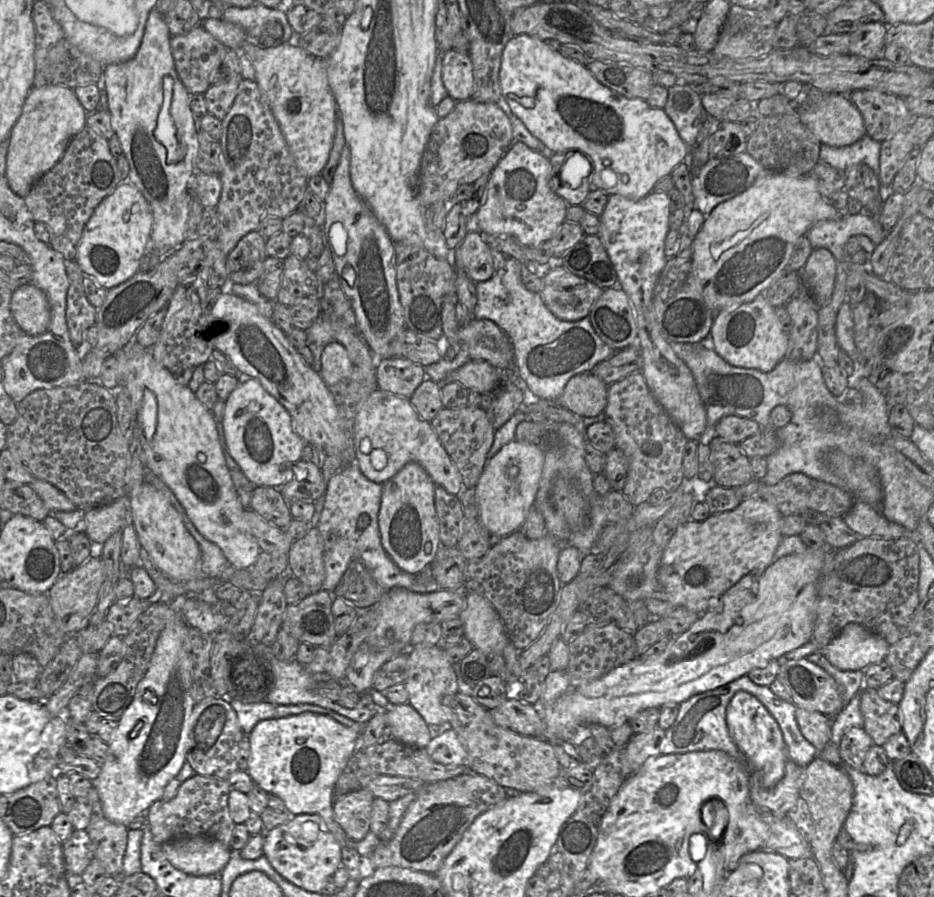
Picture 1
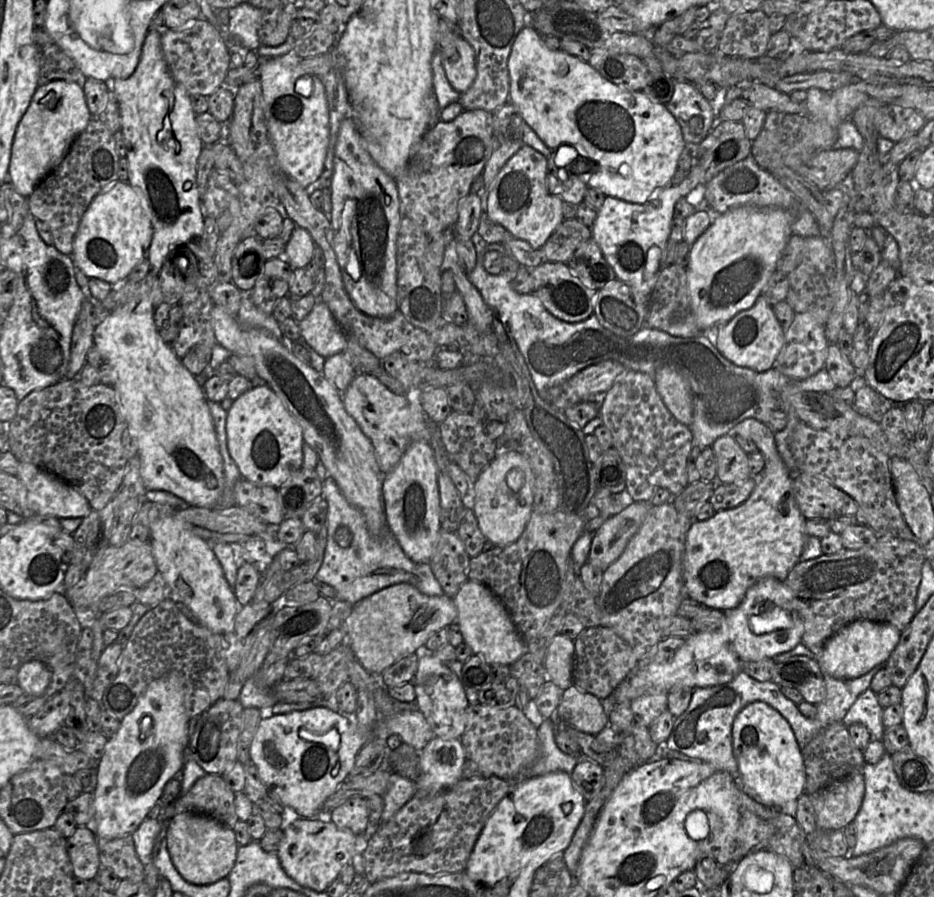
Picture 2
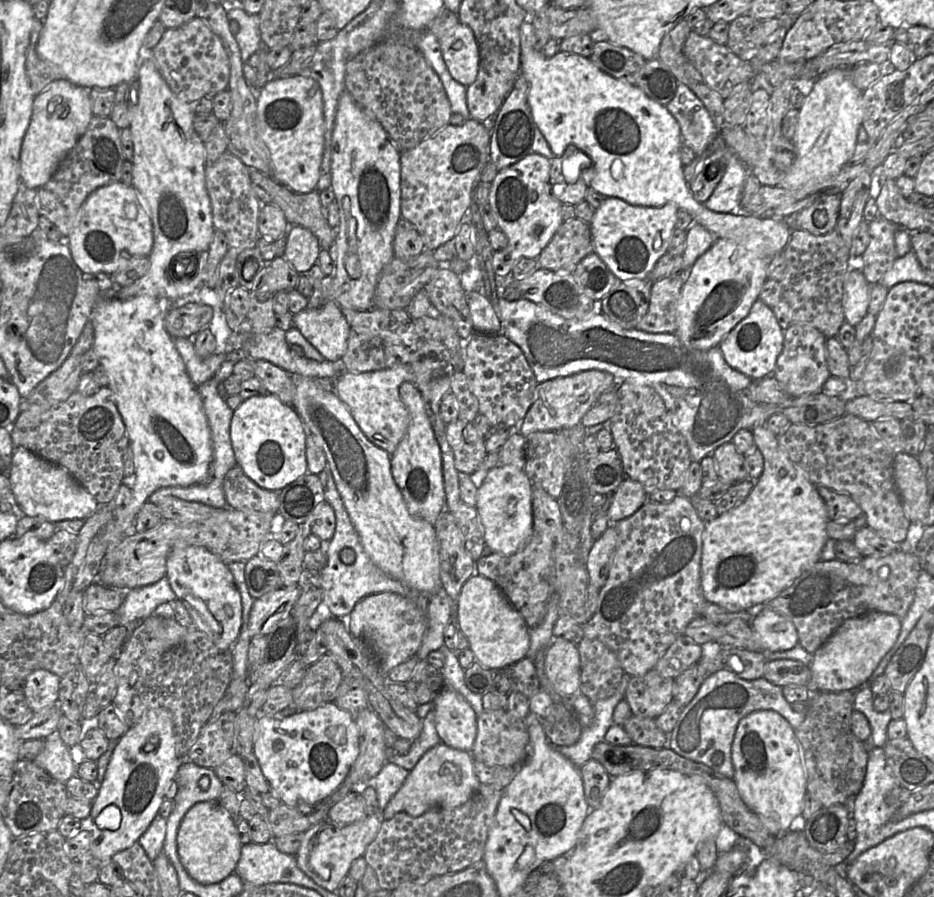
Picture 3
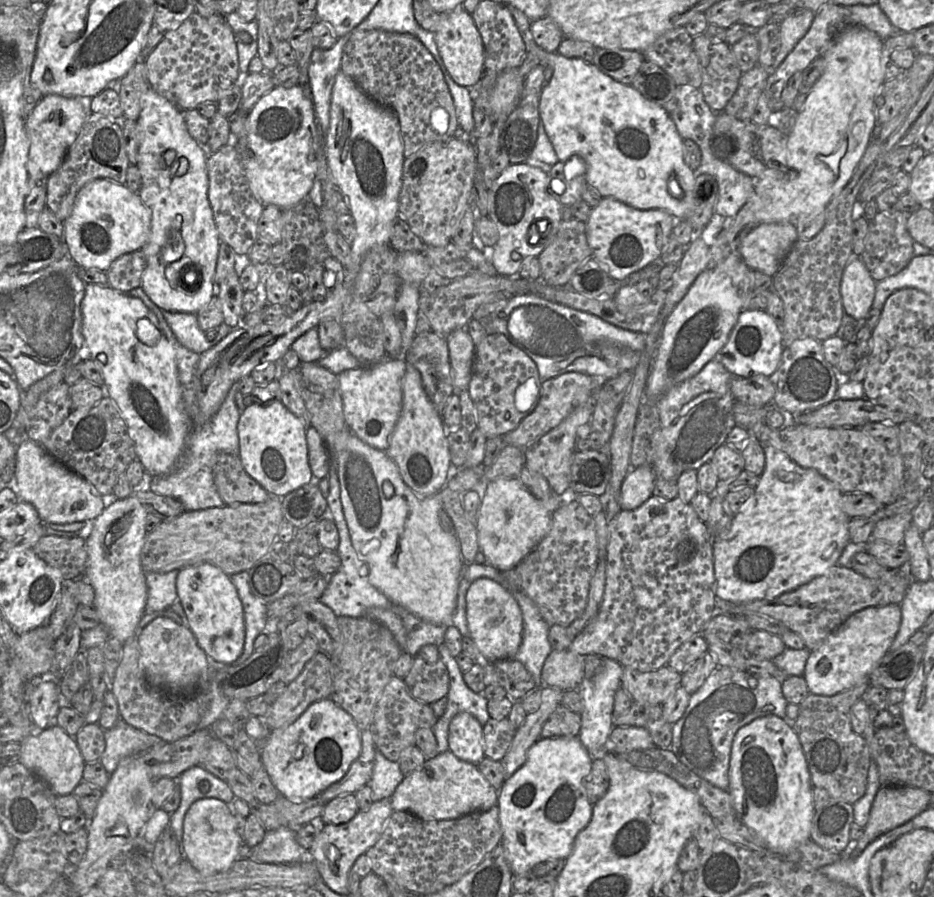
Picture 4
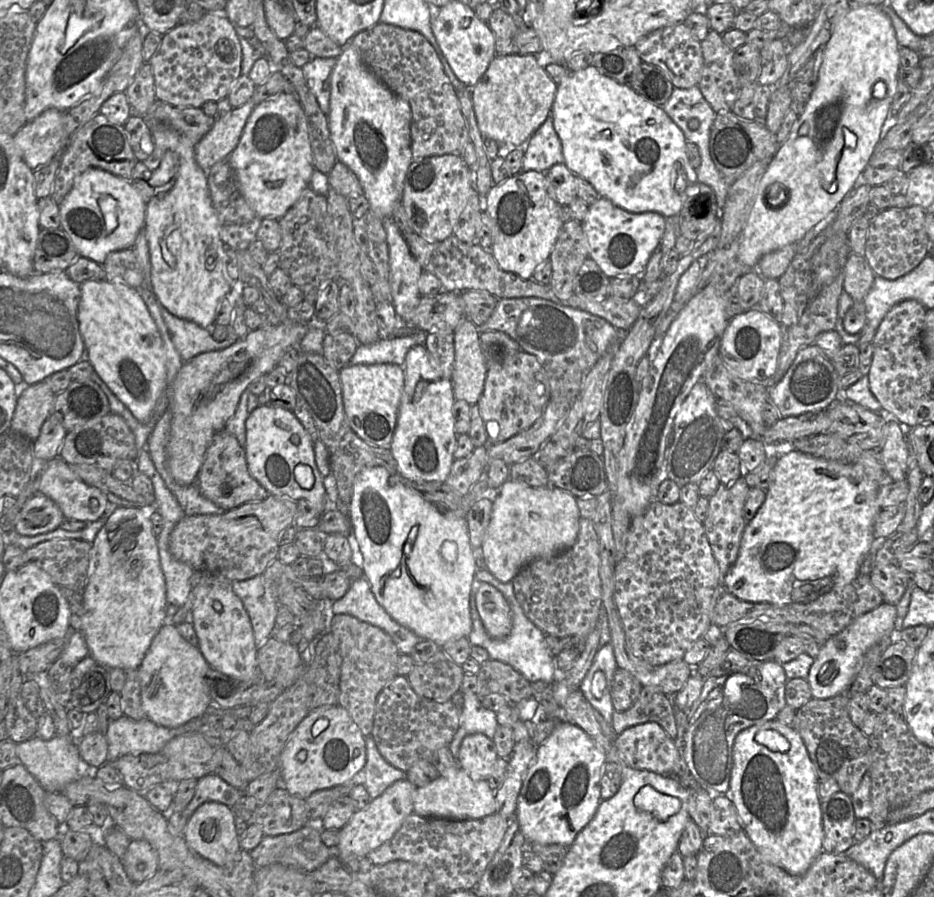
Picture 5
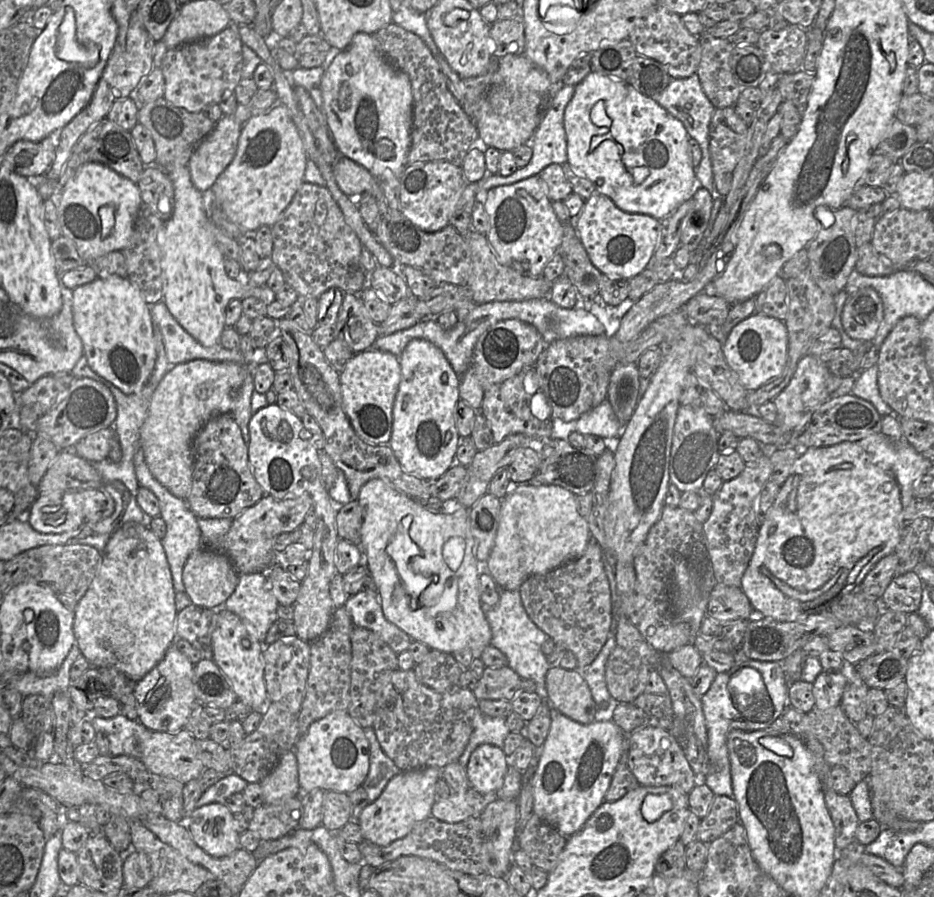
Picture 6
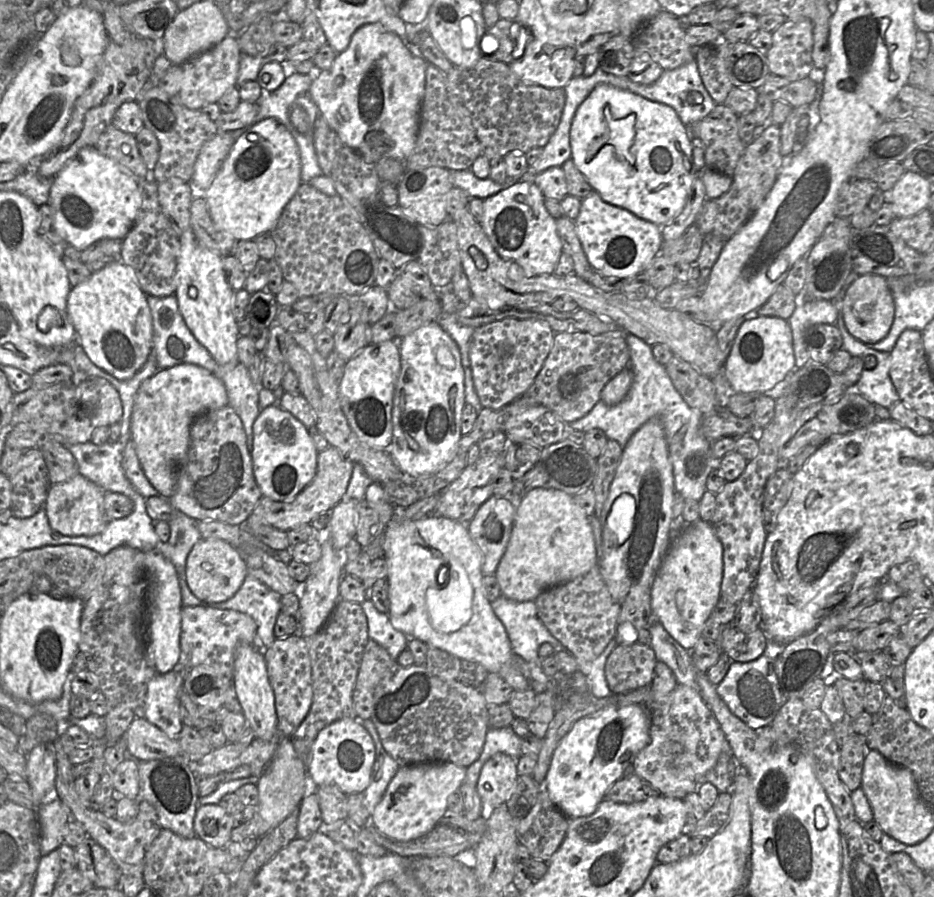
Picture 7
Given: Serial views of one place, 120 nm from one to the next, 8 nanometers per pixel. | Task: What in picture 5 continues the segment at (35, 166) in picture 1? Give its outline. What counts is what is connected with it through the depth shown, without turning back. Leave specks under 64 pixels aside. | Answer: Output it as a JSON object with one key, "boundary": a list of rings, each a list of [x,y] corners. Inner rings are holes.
{"boundary":[[[47,109],[14,135],[15,145],[32,171],[46,165],[64,148],[65,113]]]}

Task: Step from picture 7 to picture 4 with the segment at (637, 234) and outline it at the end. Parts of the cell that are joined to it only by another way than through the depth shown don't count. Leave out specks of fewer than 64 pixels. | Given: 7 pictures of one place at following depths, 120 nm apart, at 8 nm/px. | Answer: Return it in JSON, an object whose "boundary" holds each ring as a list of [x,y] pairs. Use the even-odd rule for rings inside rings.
{"boundary":[[[603,197],[585,222],[592,257],[612,279],[624,282],[630,274],[659,262],[676,221],[662,210],[640,210],[615,198]]]}

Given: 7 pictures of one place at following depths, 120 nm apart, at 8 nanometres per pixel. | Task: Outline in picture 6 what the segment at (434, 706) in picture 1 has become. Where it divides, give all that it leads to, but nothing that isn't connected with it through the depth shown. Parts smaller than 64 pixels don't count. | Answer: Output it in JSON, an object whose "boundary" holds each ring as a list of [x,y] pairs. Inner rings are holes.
{"boundary":[[[486,743],[479,745],[466,766],[471,787],[482,795],[495,794],[503,785],[509,761],[500,747]]]}

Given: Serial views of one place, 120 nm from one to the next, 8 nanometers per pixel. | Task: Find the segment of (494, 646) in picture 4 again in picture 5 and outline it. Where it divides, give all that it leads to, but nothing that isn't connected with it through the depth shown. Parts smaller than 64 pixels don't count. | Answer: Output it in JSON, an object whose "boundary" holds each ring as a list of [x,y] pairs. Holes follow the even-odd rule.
{"boundary":[[[481,582],[476,607],[486,632],[495,639],[506,637],[512,629],[512,611],[503,594],[493,585]]]}

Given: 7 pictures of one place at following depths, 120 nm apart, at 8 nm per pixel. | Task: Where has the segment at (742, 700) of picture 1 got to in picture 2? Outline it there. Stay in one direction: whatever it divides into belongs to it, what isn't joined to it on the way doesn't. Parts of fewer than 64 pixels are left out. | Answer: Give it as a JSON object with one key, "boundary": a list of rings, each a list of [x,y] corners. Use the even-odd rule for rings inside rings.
{"boundary":[[[762,701],[745,706],[732,727],[733,753],[743,791],[756,801],[796,817],[796,803],[805,792],[806,772],[802,749],[788,721]]]}

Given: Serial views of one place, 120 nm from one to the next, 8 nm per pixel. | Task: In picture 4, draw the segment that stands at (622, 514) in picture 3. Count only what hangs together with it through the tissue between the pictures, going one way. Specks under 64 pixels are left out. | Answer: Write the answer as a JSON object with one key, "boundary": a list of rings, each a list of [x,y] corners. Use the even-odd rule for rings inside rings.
{"boundary":[[[650,465],[631,468],[624,478],[619,504],[621,510],[634,510],[653,494],[656,474]]]}

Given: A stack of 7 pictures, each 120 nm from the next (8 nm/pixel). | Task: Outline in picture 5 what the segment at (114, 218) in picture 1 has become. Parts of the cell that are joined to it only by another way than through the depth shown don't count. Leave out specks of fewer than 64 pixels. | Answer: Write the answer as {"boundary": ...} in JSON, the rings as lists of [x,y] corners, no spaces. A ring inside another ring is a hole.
{"boundary":[[[91,168],[75,180],[59,210],[61,228],[69,235],[77,253],[102,265],[111,252],[133,248],[139,232],[144,229],[146,204],[128,180],[99,168]],[[104,195],[110,195],[116,201],[118,225],[112,233],[107,233],[99,208],[100,198]]]}

